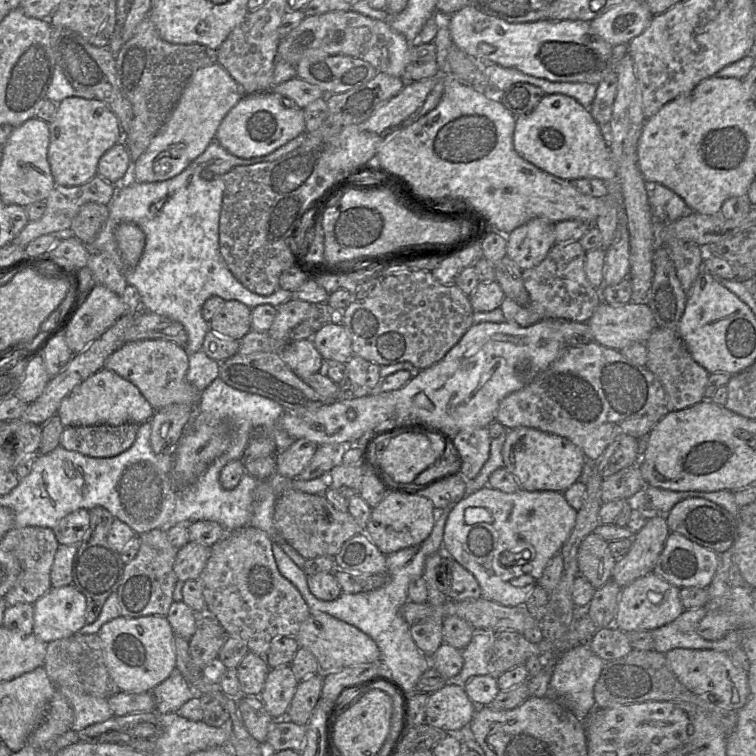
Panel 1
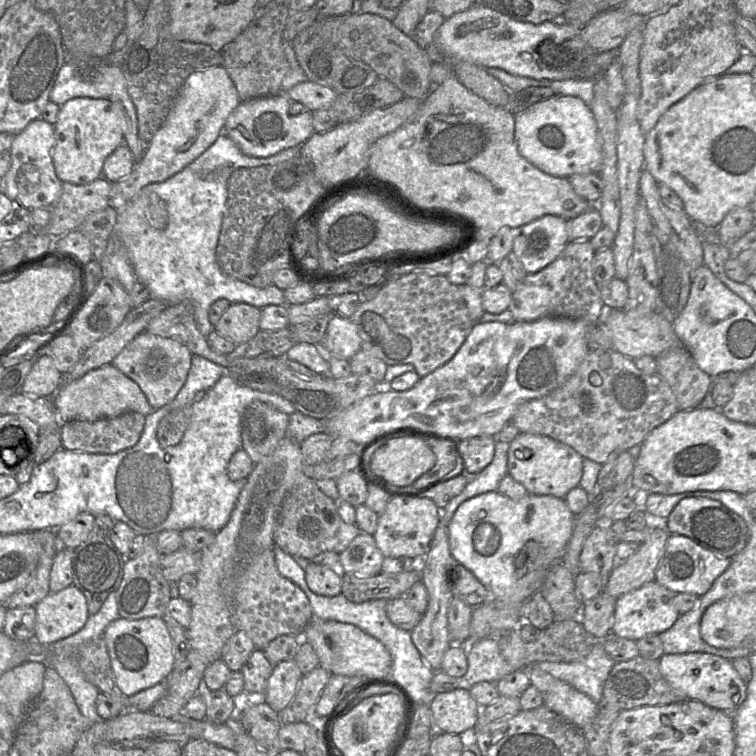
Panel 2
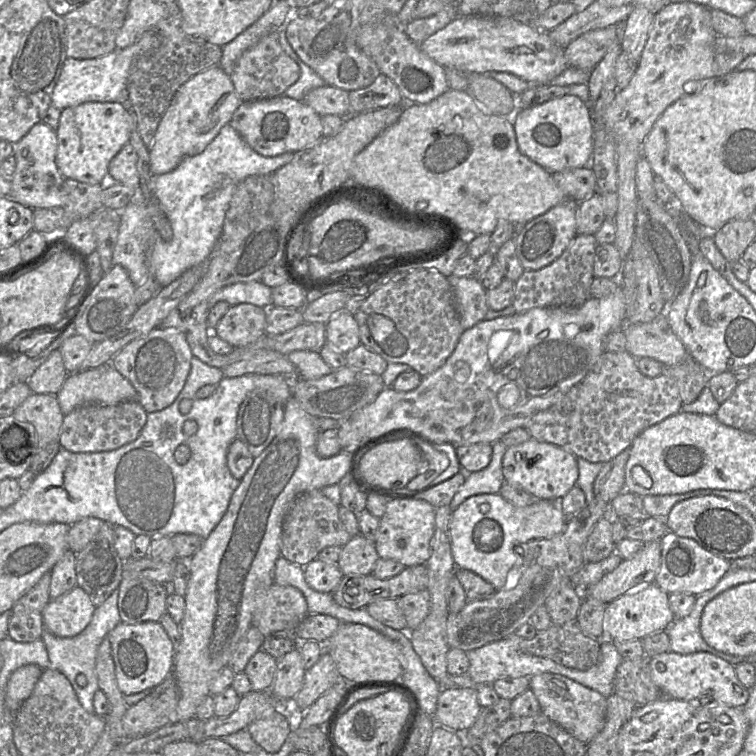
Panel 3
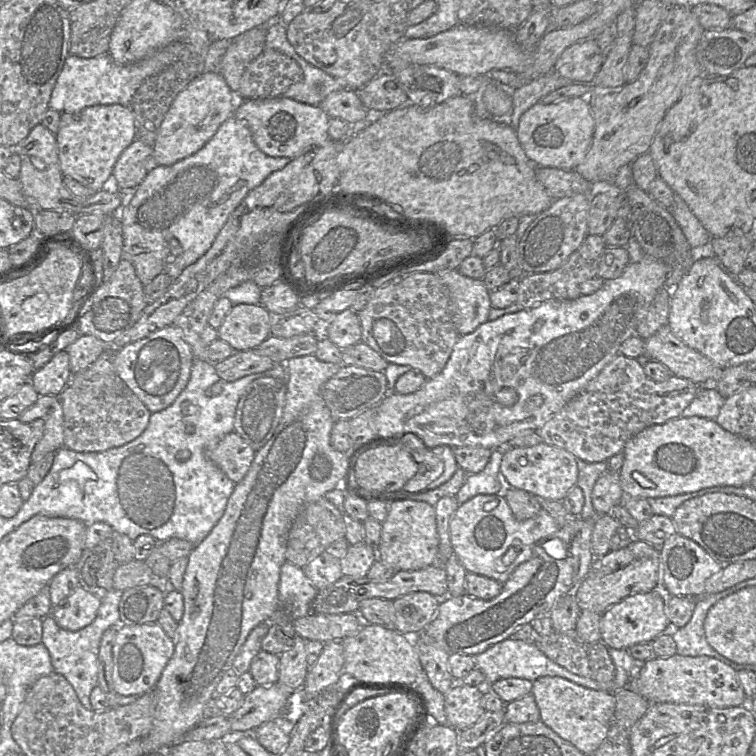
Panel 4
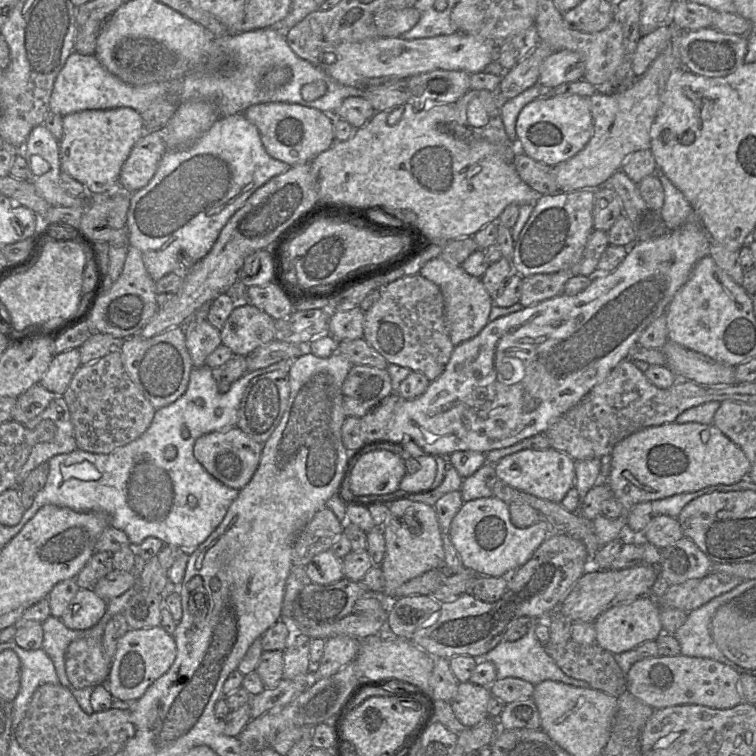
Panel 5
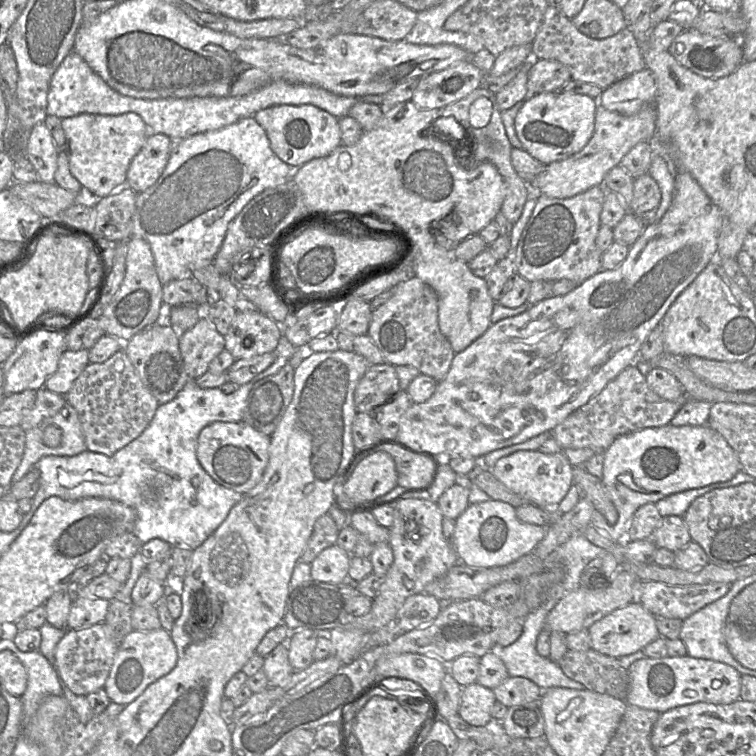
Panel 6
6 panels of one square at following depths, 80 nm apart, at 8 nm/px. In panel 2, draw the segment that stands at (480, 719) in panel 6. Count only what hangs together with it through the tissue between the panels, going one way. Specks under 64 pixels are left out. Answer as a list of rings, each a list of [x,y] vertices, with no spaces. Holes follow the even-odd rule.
[[[465,688],[433,695],[429,707],[434,731],[457,735],[474,729],[481,710]]]

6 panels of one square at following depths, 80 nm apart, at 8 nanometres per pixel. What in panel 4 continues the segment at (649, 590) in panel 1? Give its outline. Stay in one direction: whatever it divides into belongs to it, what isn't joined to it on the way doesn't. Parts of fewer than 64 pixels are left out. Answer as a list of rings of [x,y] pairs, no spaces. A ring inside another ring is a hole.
[[[658,588],[648,593],[629,596],[602,613],[600,619],[601,641],[614,649],[628,649],[631,646],[653,641],[663,632],[668,632],[670,622],[666,615],[665,594]]]

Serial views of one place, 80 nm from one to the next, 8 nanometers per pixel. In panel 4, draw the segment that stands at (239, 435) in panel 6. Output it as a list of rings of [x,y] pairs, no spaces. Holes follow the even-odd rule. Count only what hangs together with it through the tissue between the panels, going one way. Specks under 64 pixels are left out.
[[[235,431],[225,435],[213,448],[206,450],[212,461],[235,484],[247,474],[256,451]]]

